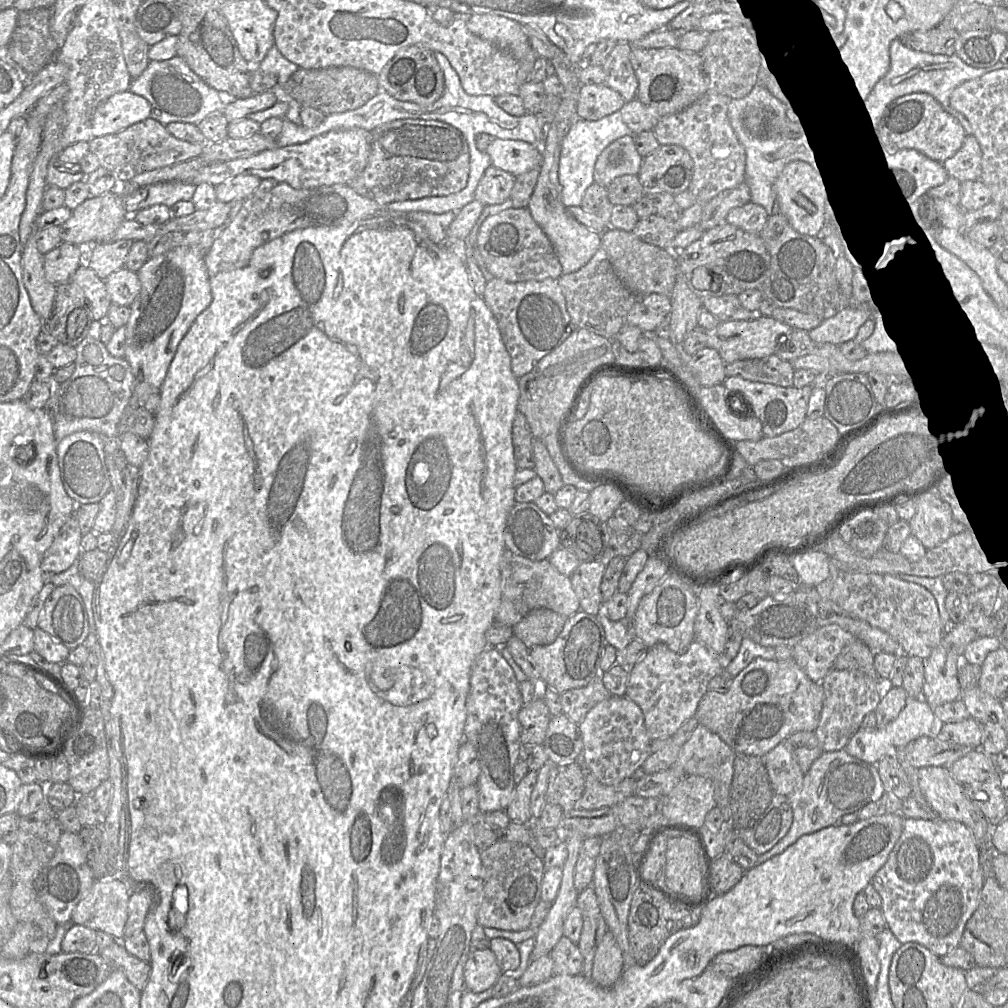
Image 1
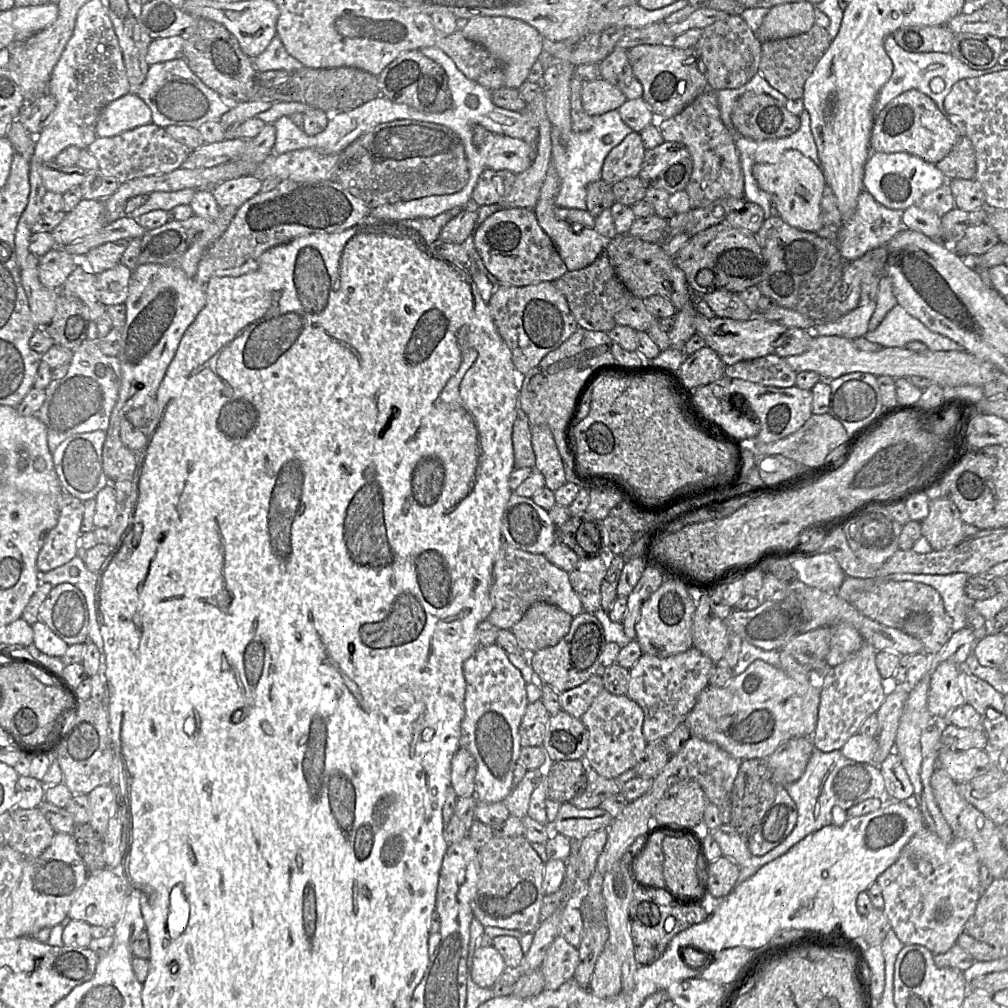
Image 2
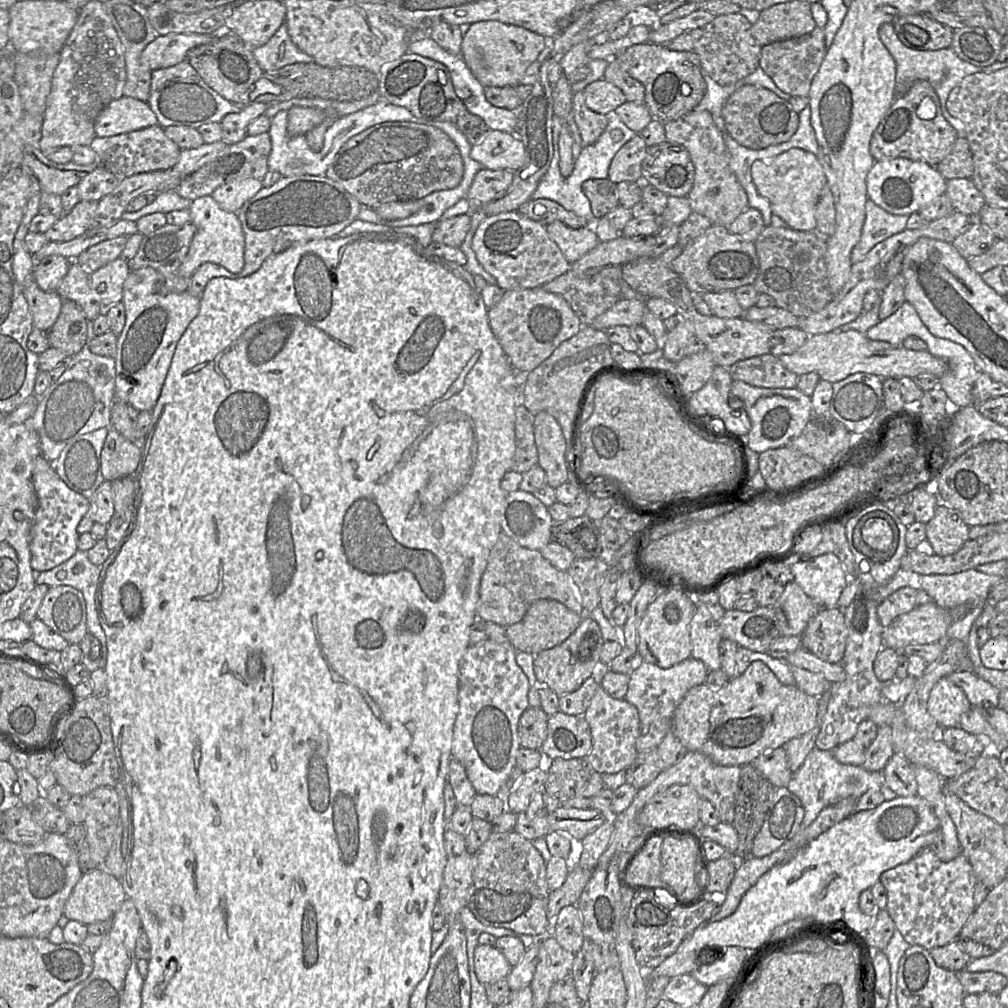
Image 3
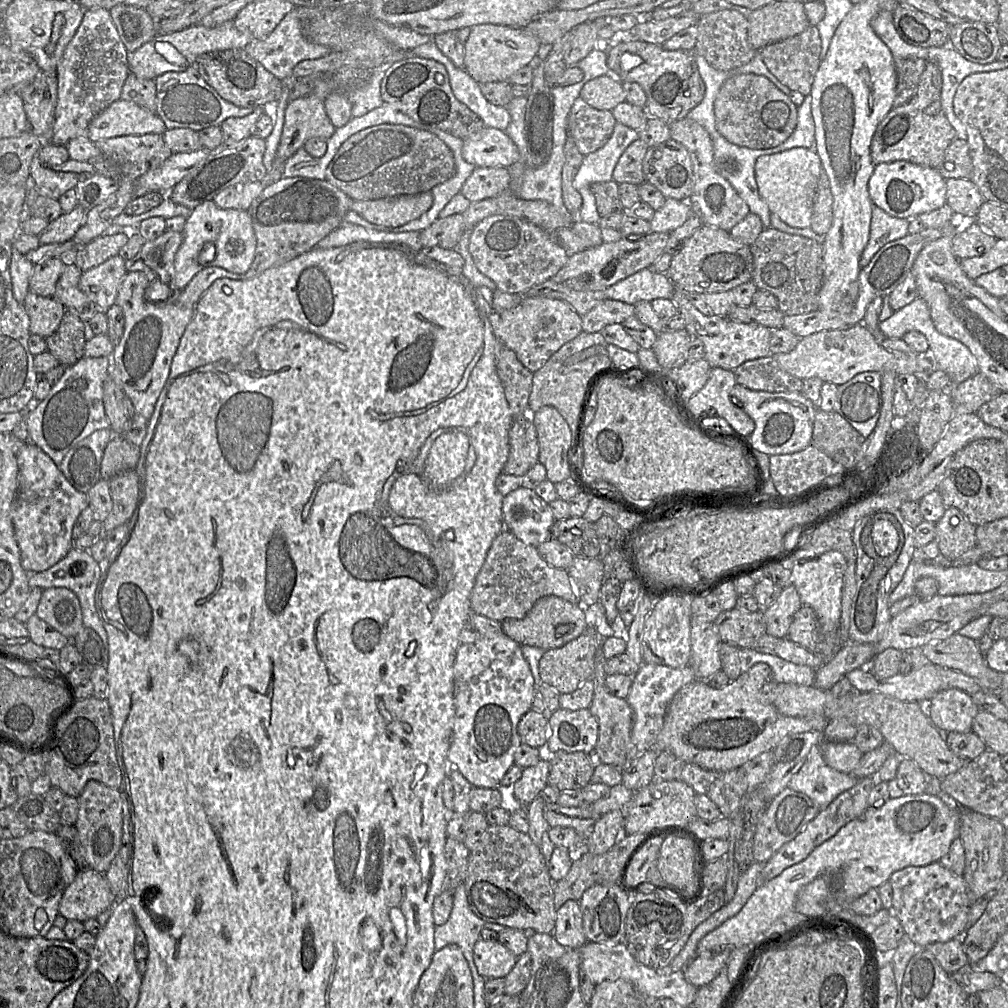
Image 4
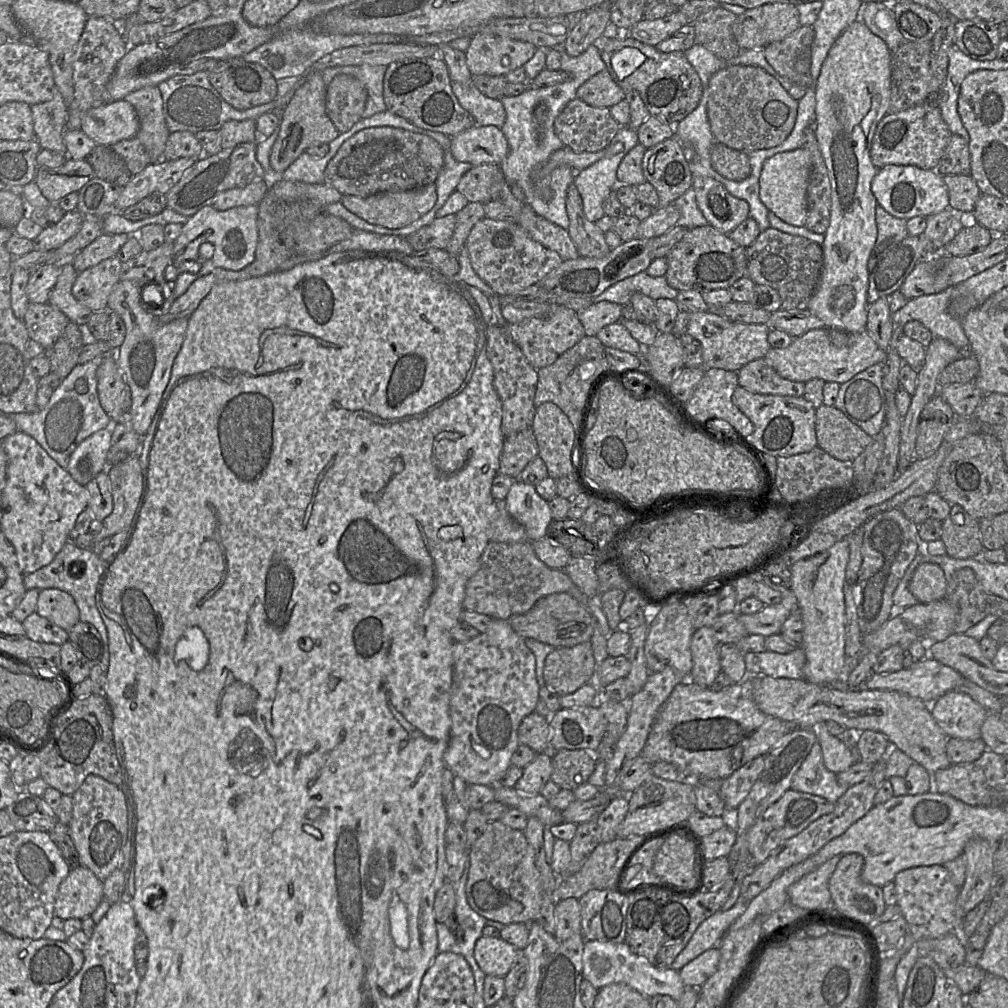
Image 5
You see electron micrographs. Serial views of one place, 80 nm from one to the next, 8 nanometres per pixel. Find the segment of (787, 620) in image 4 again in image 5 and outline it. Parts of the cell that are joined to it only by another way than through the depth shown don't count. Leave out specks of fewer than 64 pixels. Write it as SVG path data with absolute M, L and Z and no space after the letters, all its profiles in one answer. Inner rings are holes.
M790 590L782 591L781 601L765 606L754 614L739 614L739 620L748 634L769 636L779 634L783 623L789 617L794 606L797 606L795 594Z

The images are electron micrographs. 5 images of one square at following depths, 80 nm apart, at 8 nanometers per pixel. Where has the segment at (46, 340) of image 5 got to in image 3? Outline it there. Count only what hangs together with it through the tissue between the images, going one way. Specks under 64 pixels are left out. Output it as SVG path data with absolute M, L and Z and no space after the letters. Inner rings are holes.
M33 277L23 286L34 328L47 332L56 322L63 299L57 291L46 292L40 289Z

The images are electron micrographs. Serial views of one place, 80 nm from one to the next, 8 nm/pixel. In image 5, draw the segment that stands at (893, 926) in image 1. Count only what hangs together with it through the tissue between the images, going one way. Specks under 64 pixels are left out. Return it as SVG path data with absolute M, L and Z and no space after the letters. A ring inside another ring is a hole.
M943 865L908 868L893 880L897 905L908 925L908 932L916 941L939 938L950 932L959 932L962 919L958 917L957 897L960 889L954 885Z

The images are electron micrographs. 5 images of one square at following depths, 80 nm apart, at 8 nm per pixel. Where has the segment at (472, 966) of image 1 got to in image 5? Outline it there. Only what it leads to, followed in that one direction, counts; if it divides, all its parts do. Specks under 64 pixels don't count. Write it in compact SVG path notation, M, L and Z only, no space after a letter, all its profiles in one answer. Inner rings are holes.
M481 936L475 944L474 957L486 975L505 977L522 956L522 951L500 937Z

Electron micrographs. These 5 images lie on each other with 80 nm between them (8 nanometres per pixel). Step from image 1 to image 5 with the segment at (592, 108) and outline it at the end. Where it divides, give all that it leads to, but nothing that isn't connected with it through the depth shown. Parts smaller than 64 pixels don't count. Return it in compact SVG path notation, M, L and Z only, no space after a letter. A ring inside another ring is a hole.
M605 69L586 80L577 89L576 98L593 107L610 108L625 99L625 91Z

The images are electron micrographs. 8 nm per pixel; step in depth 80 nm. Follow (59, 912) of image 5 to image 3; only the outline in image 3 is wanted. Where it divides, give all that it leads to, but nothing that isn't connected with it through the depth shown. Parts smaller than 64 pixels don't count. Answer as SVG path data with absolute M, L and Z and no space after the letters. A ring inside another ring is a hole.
M103 867L84 872L65 903L63 914L84 925L113 918L126 894L121 881Z

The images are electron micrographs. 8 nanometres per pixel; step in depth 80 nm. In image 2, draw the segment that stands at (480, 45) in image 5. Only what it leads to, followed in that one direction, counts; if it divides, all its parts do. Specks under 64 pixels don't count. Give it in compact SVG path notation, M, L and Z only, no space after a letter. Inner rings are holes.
M474 16L468 20L462 33L472 42L483 46L503 66L504 87L518 89L543 51L543 36L526 22L504 16Z

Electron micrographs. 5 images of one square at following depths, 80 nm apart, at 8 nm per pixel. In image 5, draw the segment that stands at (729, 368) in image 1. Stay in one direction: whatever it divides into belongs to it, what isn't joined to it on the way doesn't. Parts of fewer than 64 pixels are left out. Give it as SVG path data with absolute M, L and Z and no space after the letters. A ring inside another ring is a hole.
M764 358L743 366L738 372L738 385L754 394L802 397L805 383L782 378Z

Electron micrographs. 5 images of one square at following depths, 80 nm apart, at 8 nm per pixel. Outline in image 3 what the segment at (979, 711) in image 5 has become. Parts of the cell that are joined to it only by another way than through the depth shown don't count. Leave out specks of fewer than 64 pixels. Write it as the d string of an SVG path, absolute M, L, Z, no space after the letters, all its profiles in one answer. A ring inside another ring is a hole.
M948 676L935 684L928 700L928 712L941 728L959 727L961 716L971 708L965 692Z

